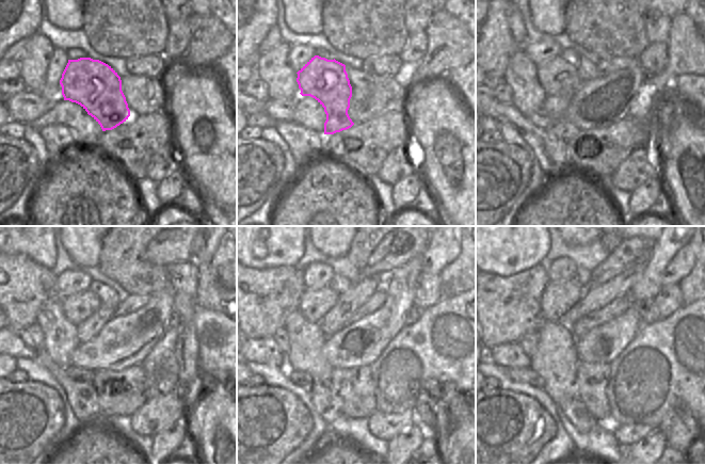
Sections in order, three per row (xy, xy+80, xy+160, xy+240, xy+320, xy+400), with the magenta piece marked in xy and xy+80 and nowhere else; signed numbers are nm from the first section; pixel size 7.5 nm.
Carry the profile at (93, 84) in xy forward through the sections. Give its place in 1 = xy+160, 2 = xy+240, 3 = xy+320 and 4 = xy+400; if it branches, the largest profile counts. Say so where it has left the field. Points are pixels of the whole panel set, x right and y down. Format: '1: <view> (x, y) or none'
1: xy+160 (558, 77)
2: xy+240 (78, 307)
3: xy+320 (314, 305)
4: xy+400 (558, 298)

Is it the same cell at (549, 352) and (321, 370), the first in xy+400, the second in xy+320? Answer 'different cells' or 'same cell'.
same cell

